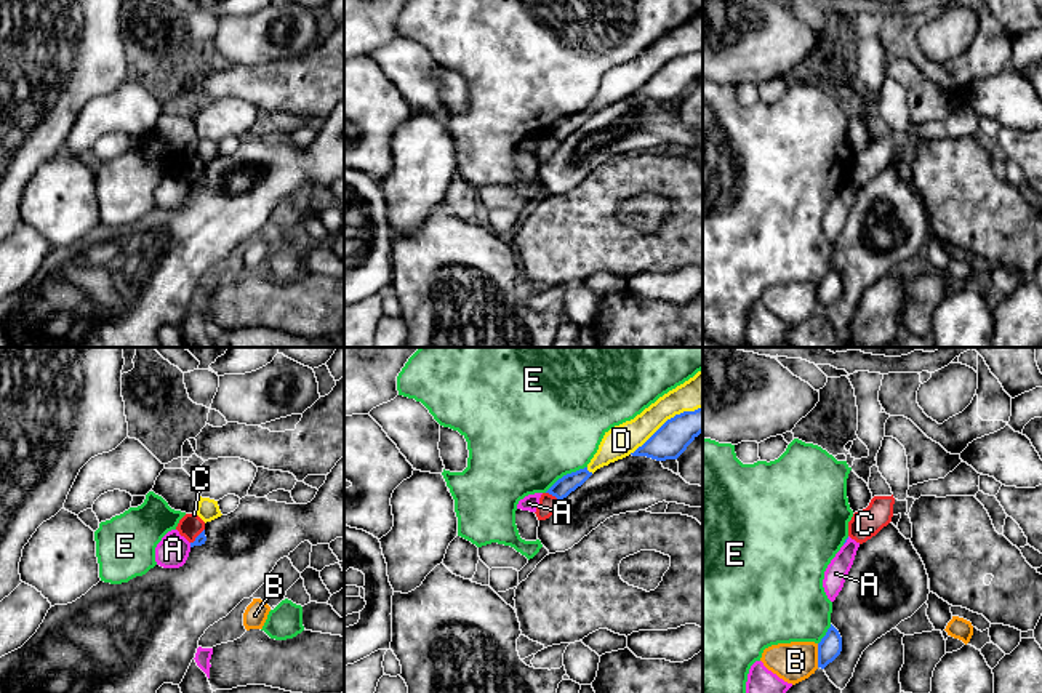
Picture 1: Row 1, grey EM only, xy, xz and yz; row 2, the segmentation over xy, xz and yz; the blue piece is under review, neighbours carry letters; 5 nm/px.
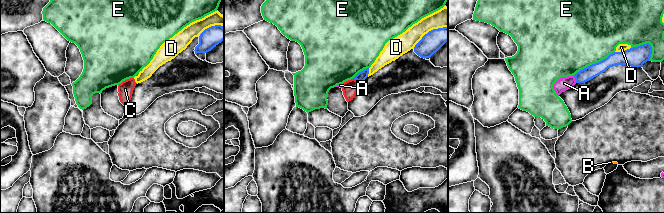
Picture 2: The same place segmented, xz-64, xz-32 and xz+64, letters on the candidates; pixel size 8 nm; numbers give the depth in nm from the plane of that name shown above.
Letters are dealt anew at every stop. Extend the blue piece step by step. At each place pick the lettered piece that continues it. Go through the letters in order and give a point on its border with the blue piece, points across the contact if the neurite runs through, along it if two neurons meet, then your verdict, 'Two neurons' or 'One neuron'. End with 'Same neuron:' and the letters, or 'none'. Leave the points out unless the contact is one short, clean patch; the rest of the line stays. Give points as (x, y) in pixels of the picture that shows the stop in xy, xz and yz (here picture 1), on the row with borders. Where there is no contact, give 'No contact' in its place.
A: Touches blue at yz (845, 541). Two neurons
B: Touches blue at yz (818, 655). Two neurons
C: Touches blue at xz (553, 495). Boundary: xz (546, 492), (559, 500). Two neurons
D: Touches blue at xz (666, 421). Two neurons
E: Touches blue at xz (567, 474). Two neurons
Same neuron: none

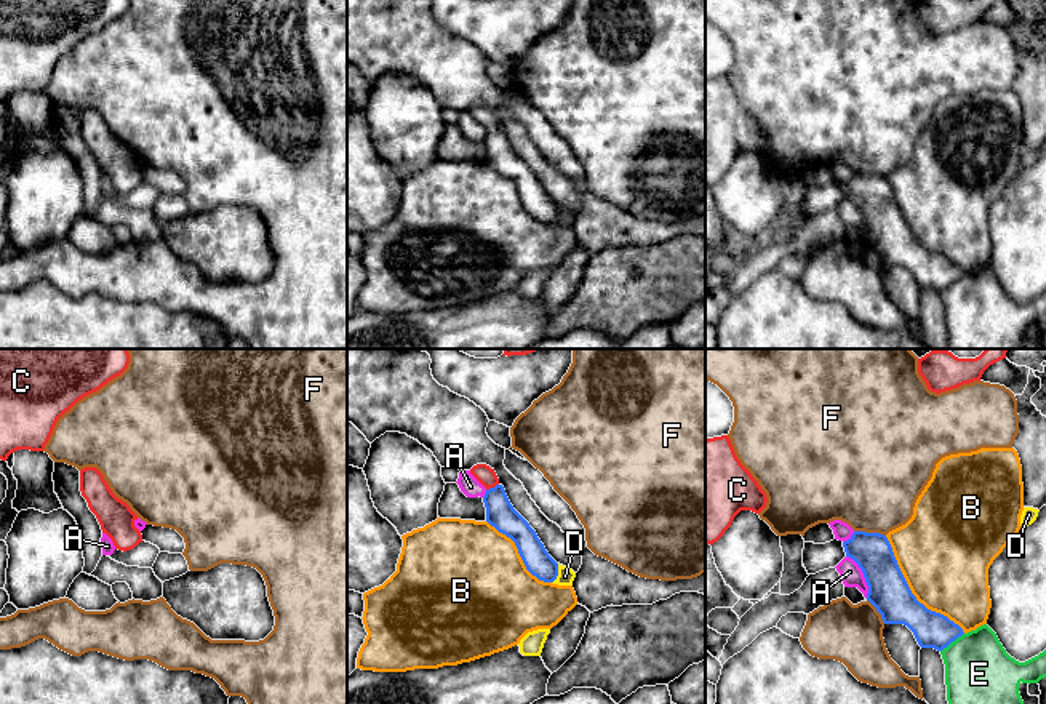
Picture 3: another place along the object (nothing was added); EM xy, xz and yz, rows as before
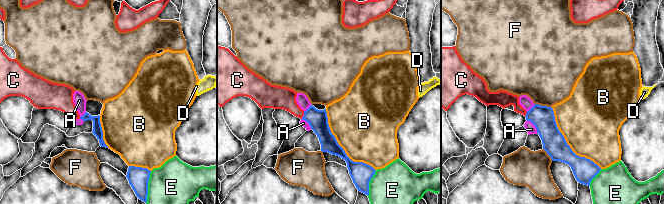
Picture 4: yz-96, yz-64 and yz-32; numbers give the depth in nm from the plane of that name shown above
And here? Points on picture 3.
A: Touches blue at yz (864, 576). Two neurons
B: Touches blue at yz (910, 592). Two neurons
C: Touches blue at xz (491, 488). Path across: xz (499, 512), (491, 488), (487, 476). One neuron
D: Touches blue at xz (557, 573). Boundary: xz (558, 564), (558, 573), (552, 583). Two neurons
E: Touches blue at yz (952, 640). Two neurons
F: Touches blue at yz (870, 533). Two neurons
Same neuron: C

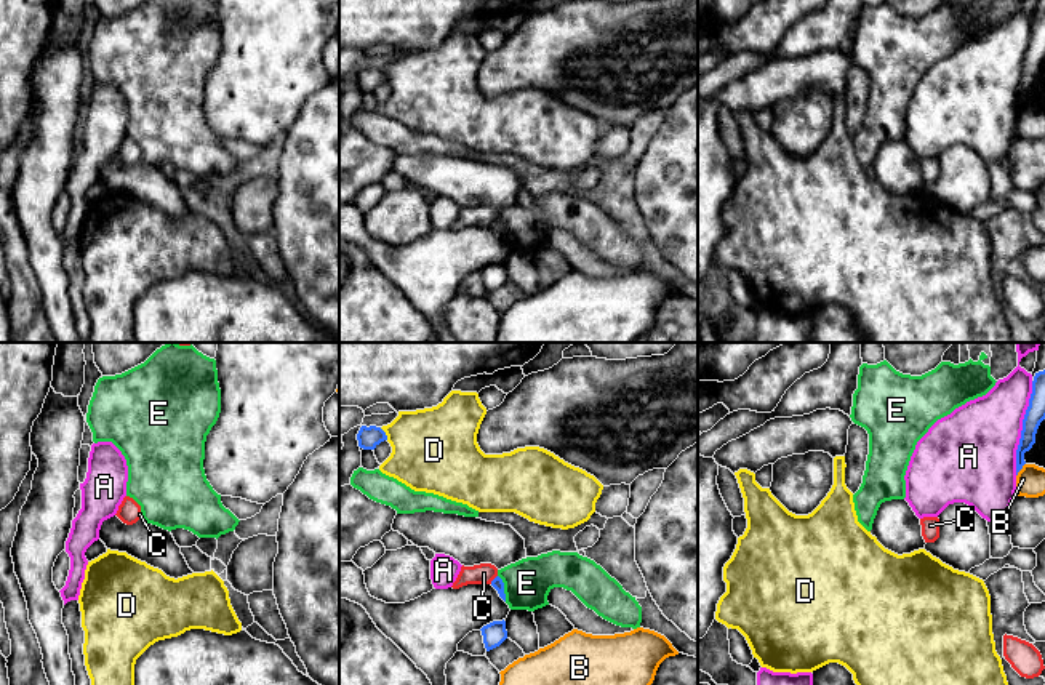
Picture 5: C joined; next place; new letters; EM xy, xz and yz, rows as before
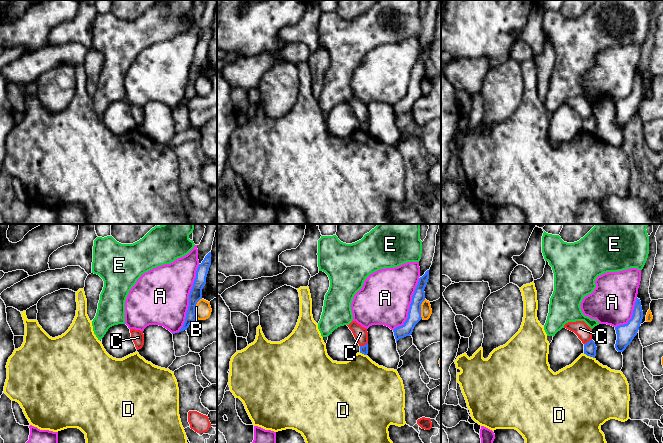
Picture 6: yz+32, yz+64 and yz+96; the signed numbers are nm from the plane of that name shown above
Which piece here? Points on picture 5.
A: Touches blue at yz (1023, 428). Two neurons
B: Touches blue at yz (1021, 468). Two neurons
C: Touches blue at xz (493, 580). Boundary: xz (496, 575), (490, 583). Two neurons
D: Touches blue at xz (384, 434). Boundary: xz (380, 428), (388, 439). Two neurons
E: Touches blue at xz (503, 588). Boundary: xz (498, 575), (506, 600). Two neurons
Same neuron: none

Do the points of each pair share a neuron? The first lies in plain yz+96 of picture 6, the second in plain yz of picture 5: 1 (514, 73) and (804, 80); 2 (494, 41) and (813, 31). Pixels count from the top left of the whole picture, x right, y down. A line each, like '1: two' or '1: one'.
1: two
2: two

